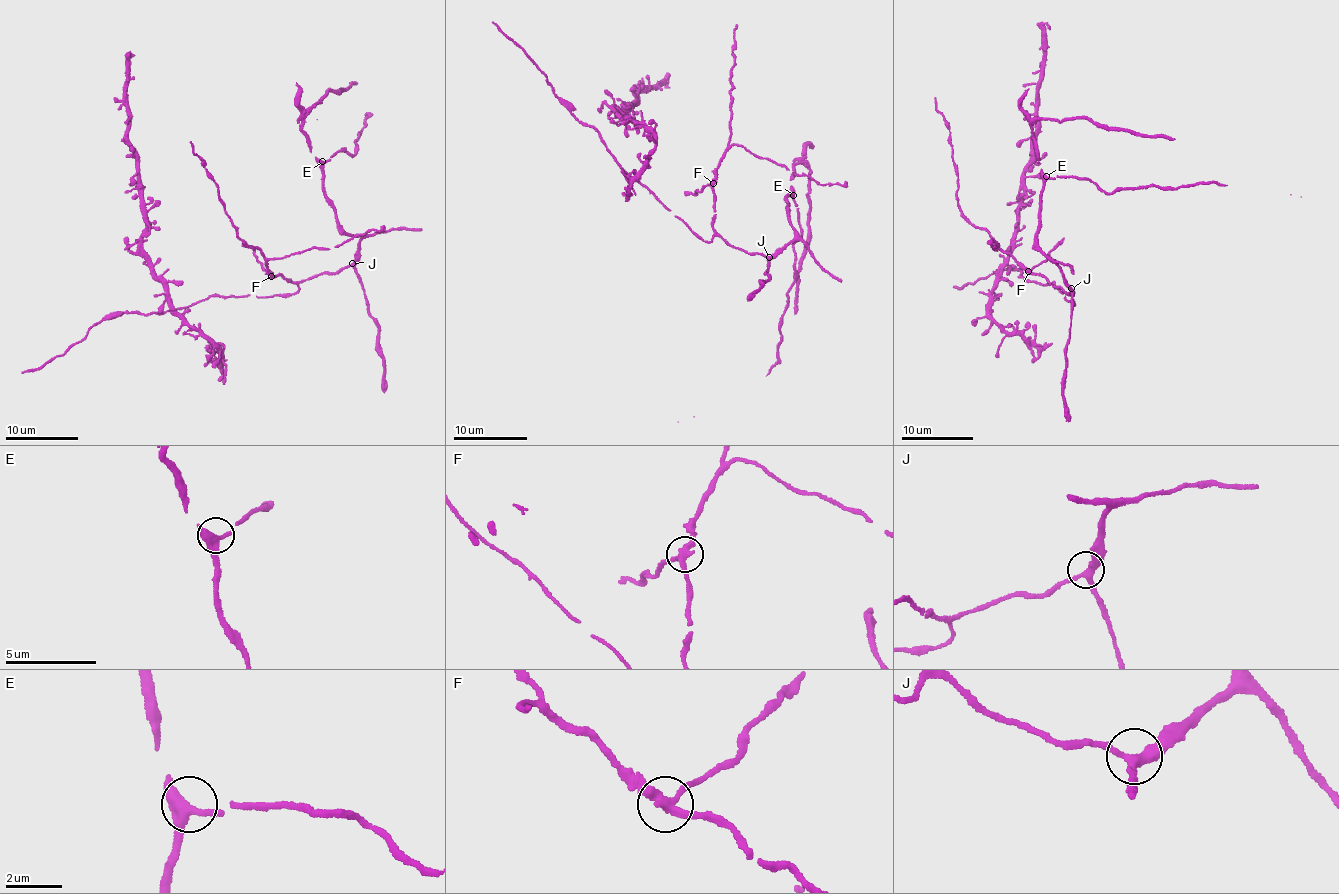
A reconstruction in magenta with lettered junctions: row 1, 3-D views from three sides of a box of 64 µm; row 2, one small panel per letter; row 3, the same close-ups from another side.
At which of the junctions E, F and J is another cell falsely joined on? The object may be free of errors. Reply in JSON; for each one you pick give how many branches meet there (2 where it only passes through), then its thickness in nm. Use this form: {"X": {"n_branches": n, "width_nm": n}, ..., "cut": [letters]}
{"F": {"n_branches": 3, "width_nm": 300}, "cut": ["F"]}

